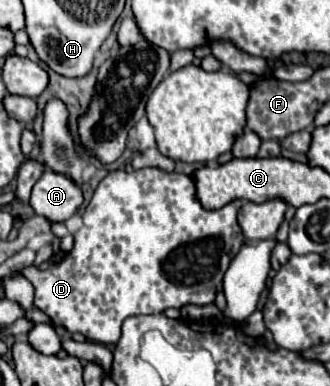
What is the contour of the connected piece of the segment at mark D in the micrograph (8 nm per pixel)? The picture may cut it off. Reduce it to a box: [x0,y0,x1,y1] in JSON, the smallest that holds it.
[20,168,244,344]

